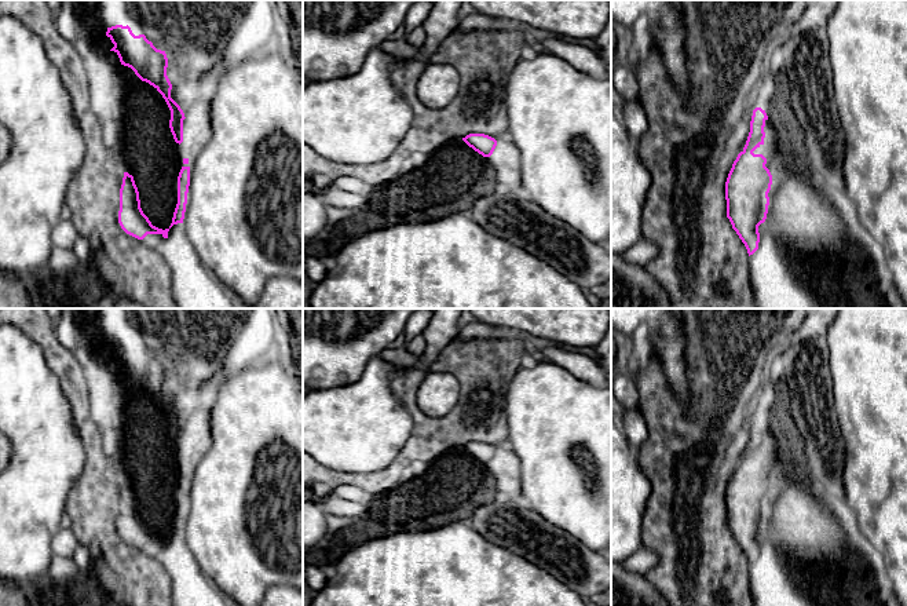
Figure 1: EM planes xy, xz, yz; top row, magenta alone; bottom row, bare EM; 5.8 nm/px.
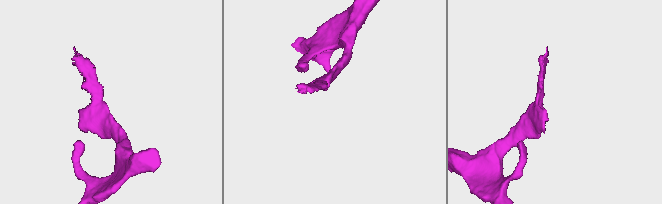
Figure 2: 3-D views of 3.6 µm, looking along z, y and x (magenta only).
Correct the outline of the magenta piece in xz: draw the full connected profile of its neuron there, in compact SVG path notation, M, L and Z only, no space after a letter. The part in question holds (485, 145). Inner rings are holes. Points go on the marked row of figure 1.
M469 134L462 140L483 157L490 157L500 187L522 193L519 152L508 138L495 140L484 134Z

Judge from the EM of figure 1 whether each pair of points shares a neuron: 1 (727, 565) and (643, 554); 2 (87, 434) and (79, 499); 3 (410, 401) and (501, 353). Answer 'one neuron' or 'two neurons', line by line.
1: two neurons
2: one neuron
3: one neuron

